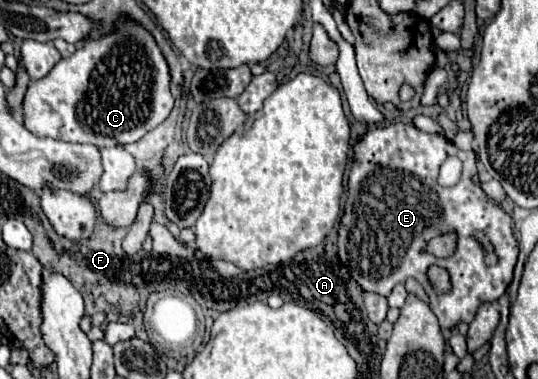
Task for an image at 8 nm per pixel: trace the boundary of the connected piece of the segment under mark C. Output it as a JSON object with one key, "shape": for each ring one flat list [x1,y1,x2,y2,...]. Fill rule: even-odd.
{"shape":[[121,16,115,22,111,34,97,40,85,40,85,44,77,48,69,58,61,58,45,78,29,84,23,100,25,128,37,136,63,142,95,144,99,148,137,142,169,116,173,108,169,82,171,76,167,60,151,32,129,16]]}

